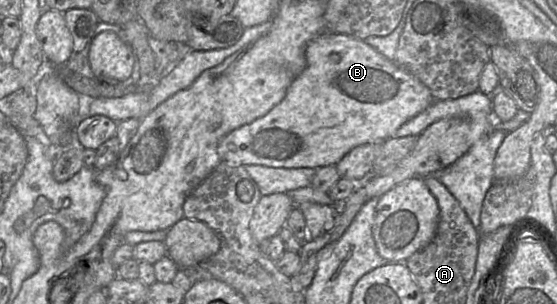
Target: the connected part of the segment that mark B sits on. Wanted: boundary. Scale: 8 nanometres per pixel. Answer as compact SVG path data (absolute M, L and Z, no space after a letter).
M323 33L311 40L305 50L306 67L292 81L284 99L266 115L243 125L218 143L217 152L231 166L263 165L275 168L335 166L350 150L367 143L394 137L398 128L436 101L416 77L387 59L364 40L352 36Z

